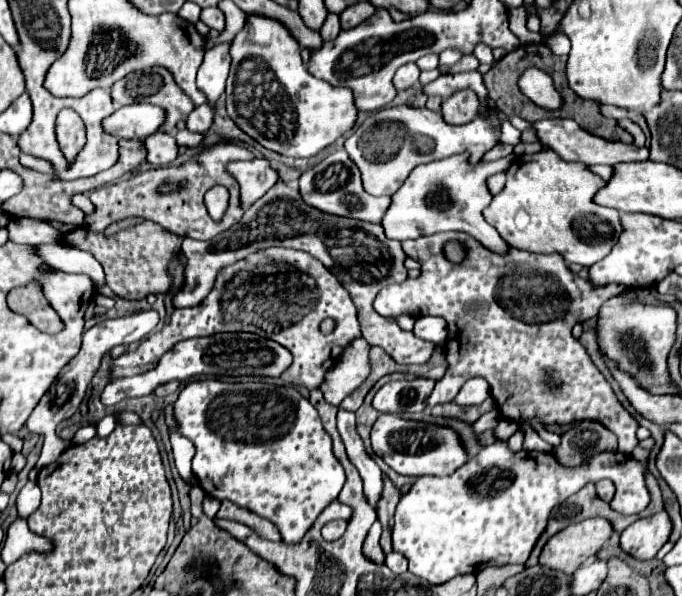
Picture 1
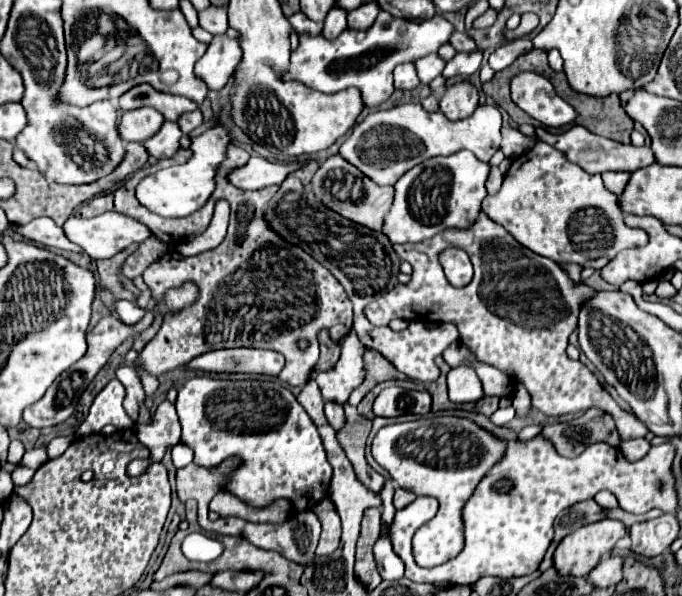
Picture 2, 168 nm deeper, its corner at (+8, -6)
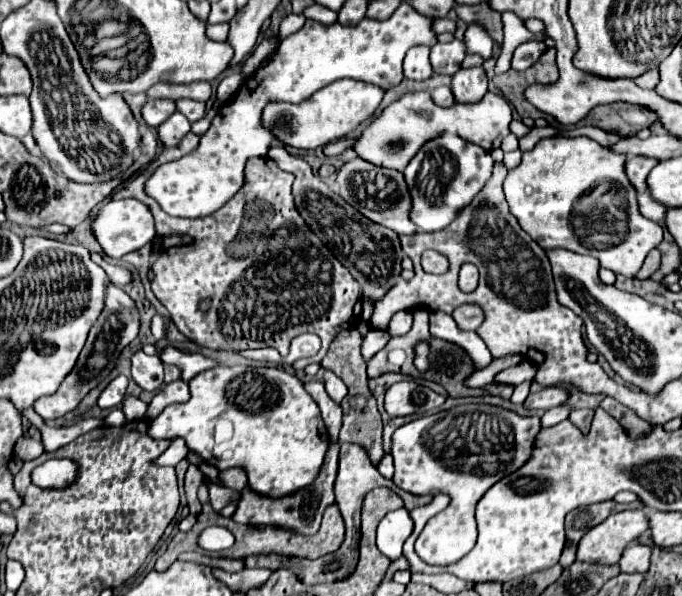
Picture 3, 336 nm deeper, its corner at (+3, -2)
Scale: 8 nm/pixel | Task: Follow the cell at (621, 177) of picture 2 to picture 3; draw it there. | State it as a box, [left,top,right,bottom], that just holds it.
[625,157,657,193]

